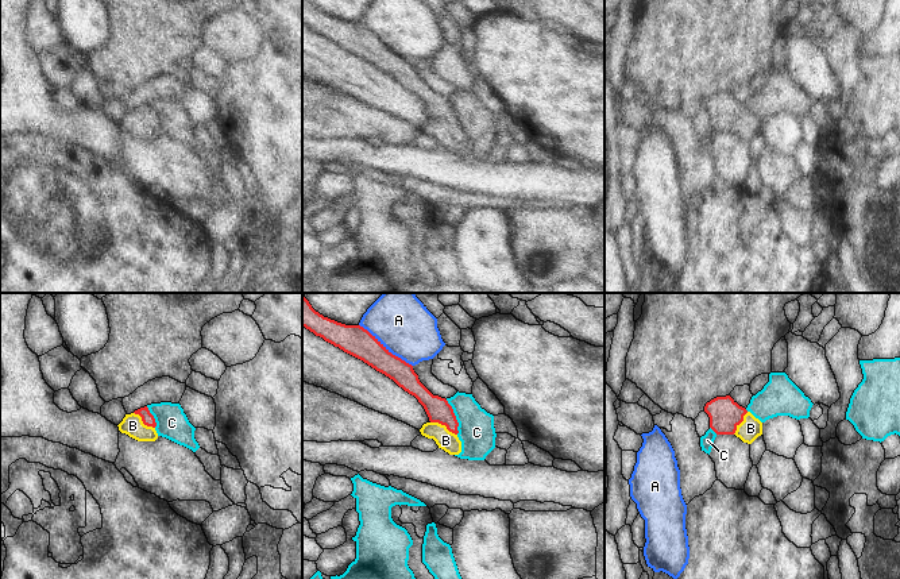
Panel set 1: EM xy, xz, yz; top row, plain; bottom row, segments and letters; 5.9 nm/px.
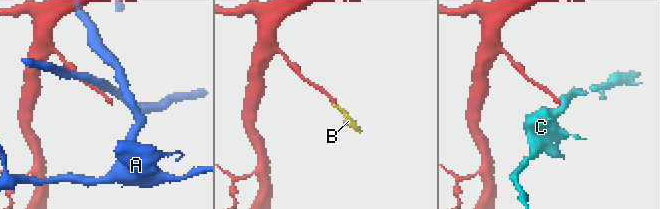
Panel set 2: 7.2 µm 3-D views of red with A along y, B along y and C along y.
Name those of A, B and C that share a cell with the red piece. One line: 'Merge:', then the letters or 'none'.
Merge: B.

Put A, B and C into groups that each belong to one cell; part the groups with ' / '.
A / B / C

